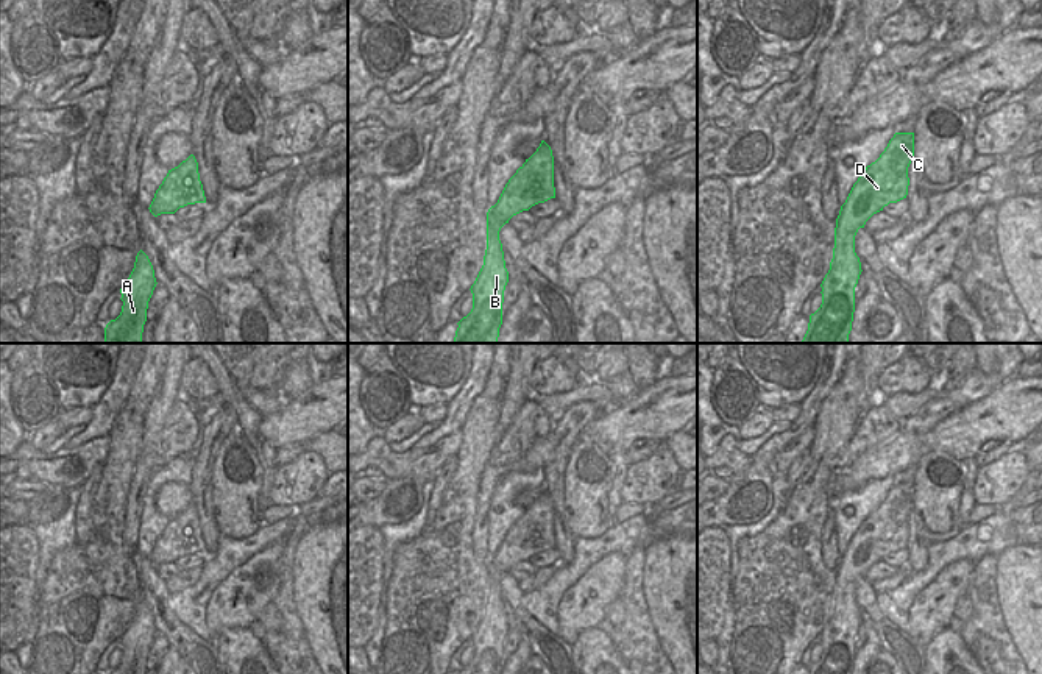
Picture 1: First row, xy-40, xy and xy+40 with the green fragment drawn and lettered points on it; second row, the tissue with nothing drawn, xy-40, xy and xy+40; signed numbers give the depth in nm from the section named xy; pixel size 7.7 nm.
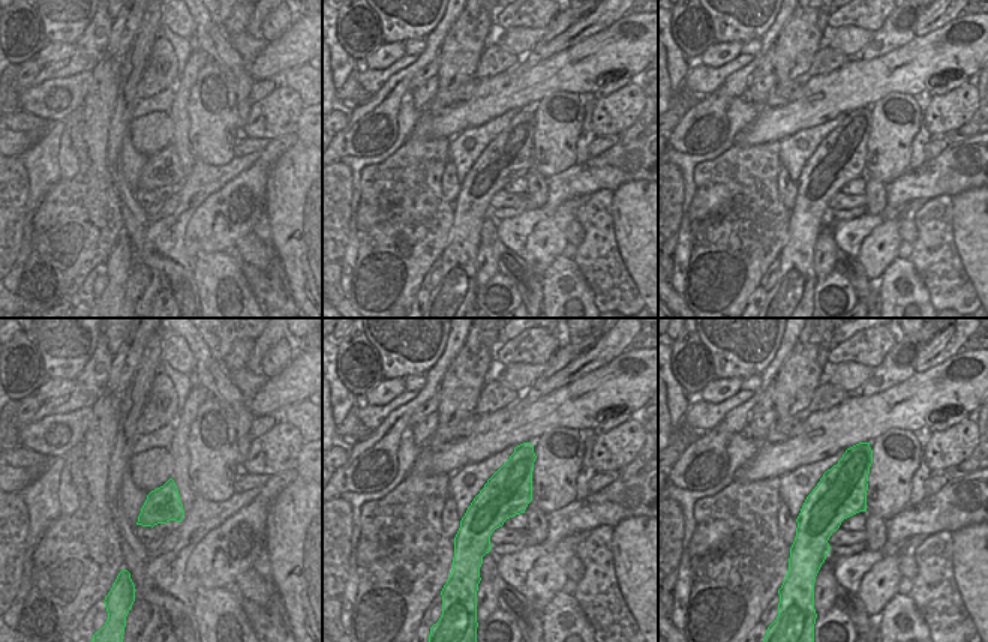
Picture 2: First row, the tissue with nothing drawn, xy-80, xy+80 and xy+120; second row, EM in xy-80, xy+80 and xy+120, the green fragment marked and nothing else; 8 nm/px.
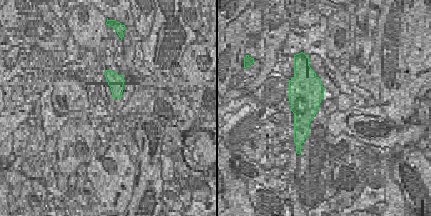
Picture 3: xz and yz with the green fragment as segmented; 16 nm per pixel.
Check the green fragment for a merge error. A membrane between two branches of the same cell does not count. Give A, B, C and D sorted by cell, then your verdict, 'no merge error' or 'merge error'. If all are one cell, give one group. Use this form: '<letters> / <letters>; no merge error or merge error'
A B C D; no merge error

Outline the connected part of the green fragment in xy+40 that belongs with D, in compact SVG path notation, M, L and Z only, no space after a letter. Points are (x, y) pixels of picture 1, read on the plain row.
M895 482L880 507L853 534L836 568L833 608L820 633L822 654L810 665L808 674L852 674L855 637L863 621L855 585L874 563L906 548L913 507L914 482Z

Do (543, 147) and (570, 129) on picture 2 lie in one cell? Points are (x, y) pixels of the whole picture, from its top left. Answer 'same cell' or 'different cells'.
same cell

